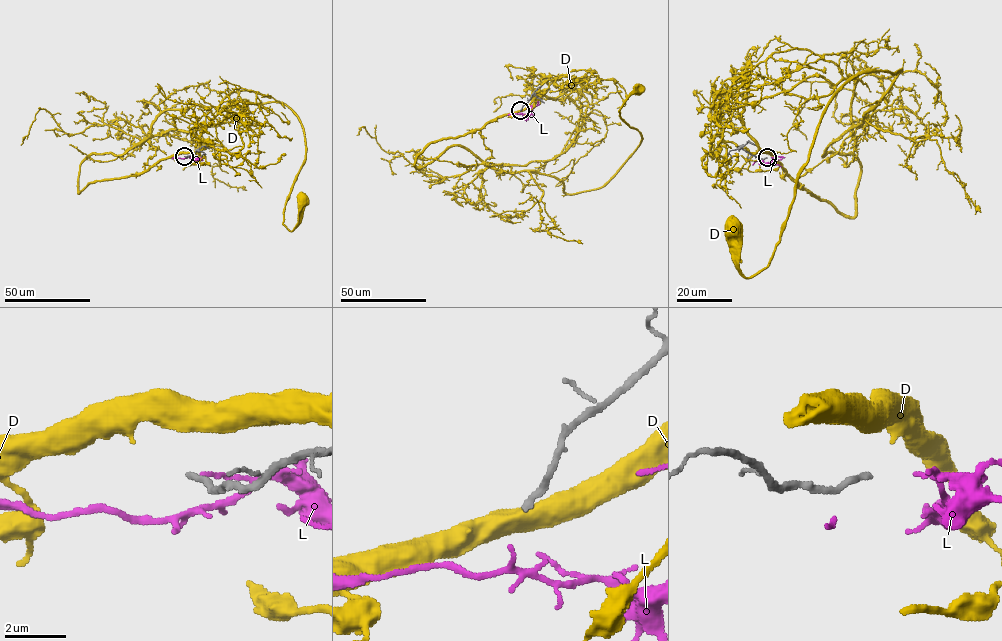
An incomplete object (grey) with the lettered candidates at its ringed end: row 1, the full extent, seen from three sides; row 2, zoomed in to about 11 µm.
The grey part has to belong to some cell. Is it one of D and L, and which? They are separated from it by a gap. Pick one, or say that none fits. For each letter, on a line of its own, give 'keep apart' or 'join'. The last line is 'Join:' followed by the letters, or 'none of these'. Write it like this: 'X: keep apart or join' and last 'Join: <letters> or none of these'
D: keep apart
L: keep apart
Join: none of these

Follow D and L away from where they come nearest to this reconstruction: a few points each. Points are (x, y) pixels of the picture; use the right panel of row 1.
D: (767, 153), (797, 179), (835, 154), (900, 70), (862, 71), (835, 94), (767, 266), (746, 277), (731, 229)
L: (771, 157), (774, 157), (772, 162), (761, 163), (758, 160), (752, 164)

